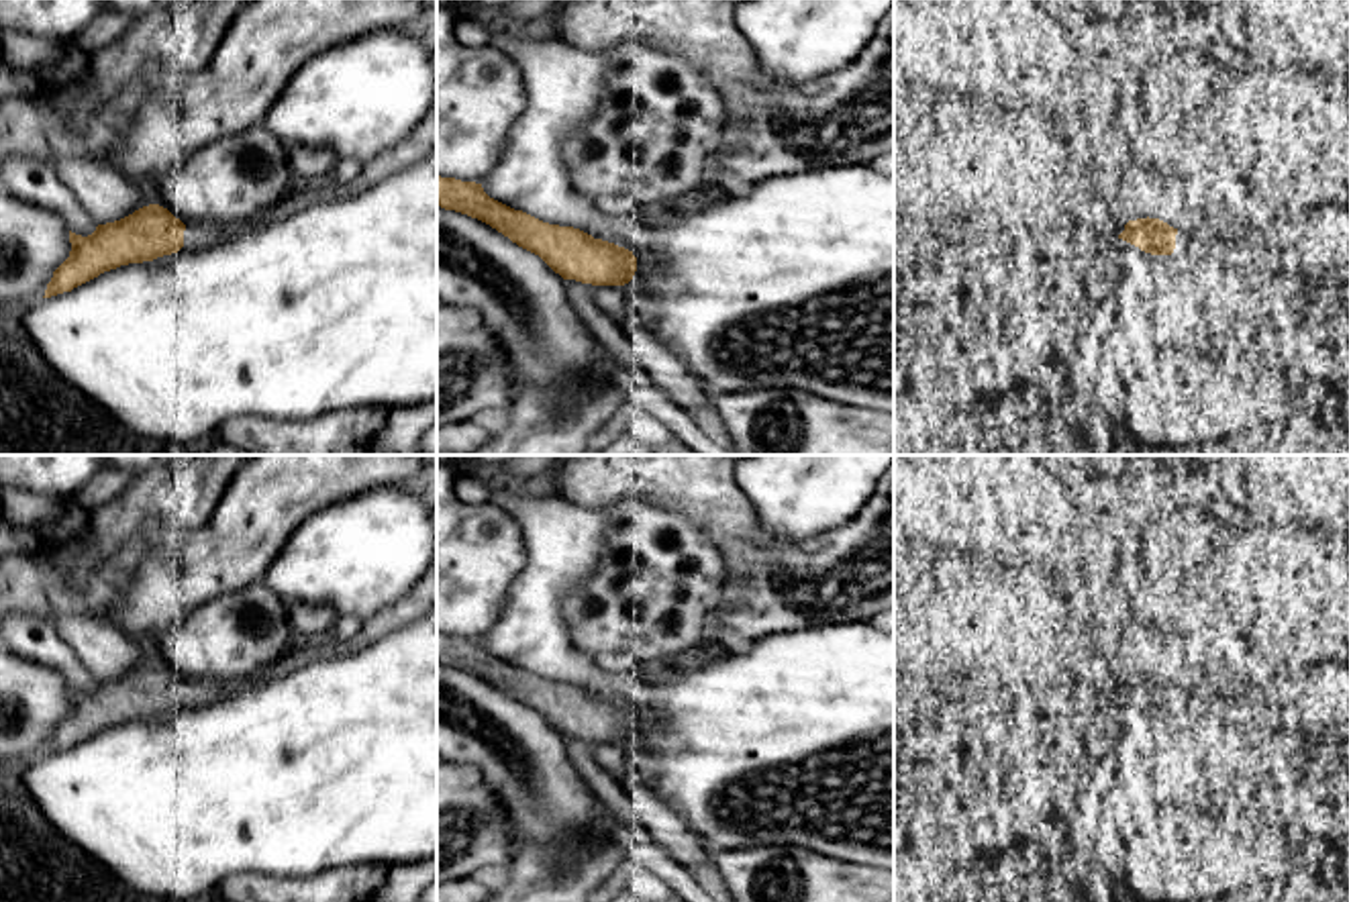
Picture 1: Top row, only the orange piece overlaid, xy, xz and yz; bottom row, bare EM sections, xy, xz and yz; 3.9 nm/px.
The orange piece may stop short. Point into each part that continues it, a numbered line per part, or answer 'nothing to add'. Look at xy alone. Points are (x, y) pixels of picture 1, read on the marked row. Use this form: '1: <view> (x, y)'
1: xy (421, 141)

